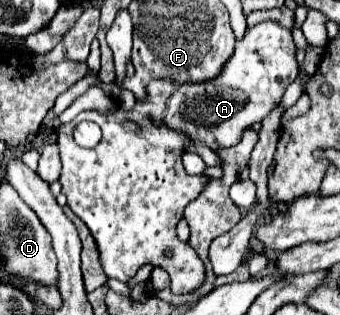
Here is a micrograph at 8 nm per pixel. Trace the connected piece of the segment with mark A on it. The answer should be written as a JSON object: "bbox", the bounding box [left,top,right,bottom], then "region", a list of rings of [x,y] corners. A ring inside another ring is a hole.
{"bbox":[56,21,298,293],"region":[[[264,21],[258,23],[256,27],[246,29],[244,39],[236,43],[230,63],[226,63],[226,71],[222,71],[218,79],[212,79],[212,83],[174,87],[174,83],[170,83],[168,79],[154,81],[148,87],[146,103],[136,101],[134,109],[130,111],[118,109],[116,113],[110,115],[86,111],[80,113],[74,121],[60,125],[56,145],[60,149],[62,175],[58,181],[62,183],[62,193],[68,197],[68,207],[88,225],[90,233],[94,235],[108,277],[128,283],[134,277],[134,273],[140,269],[140,265],[152,263],[156,267],[164,267],[170,273],[174,293],[188,293],[204,281],[202,261],[198,259],[192,247],[176,237],[176,223],[183,218],[186,203],[190,203],[190,199],[194,199],[194,195],[202,191],[202,183],[206,183],[208,179],[206,175],[200,177],[189,175],[182,167],[180,155],[184,151],[184,139],[194,137],[196,141],[212,147],[214,151],[218,147],[238,143],[238,135],[242,135],[246,127],[250,127],[256,121],[262,121],[278,105],[284,89],[296,79],[296,75],[298,75],[298,61],[296,61],[296,45],[292,41],[292,33],[282,29],[274,21]],[[84,119],[94,121],[102,129],[102,139],[92,149],[84,149],[76,145],[72,137],[74,127]],[[122,119],[136,121],[144,133],[138,137],[122,131],[120,127]],[[166,251],[170,251],[172,255],[166,257]]]}

